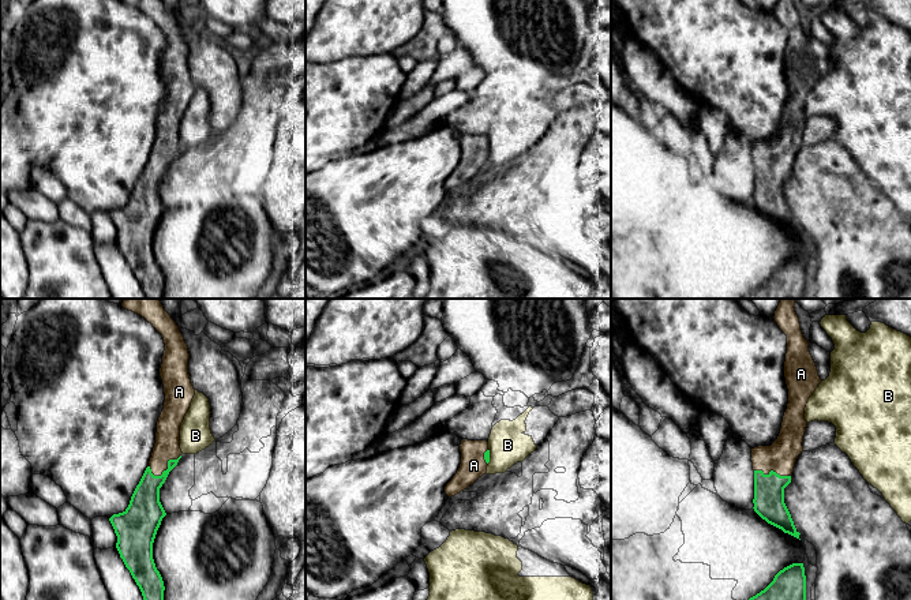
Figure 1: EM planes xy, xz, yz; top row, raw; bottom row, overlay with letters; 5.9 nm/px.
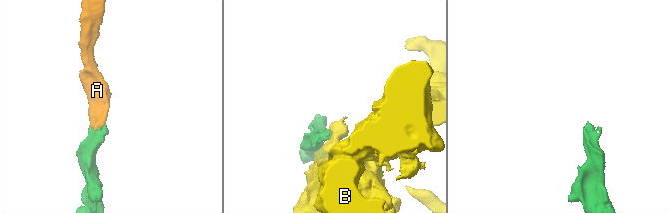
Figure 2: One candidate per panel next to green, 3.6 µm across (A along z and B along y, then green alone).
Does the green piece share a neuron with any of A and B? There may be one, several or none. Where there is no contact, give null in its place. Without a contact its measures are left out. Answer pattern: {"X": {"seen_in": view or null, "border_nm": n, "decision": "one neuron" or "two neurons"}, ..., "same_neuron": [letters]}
{"A": {"seen_in": "xy", "border_nm": 220, "decision": "one neuron"}, "B": {"seen_in": "xz", "border_nm": 90, "decision": "two neurons"}, "same_neuron": ["A"]}

